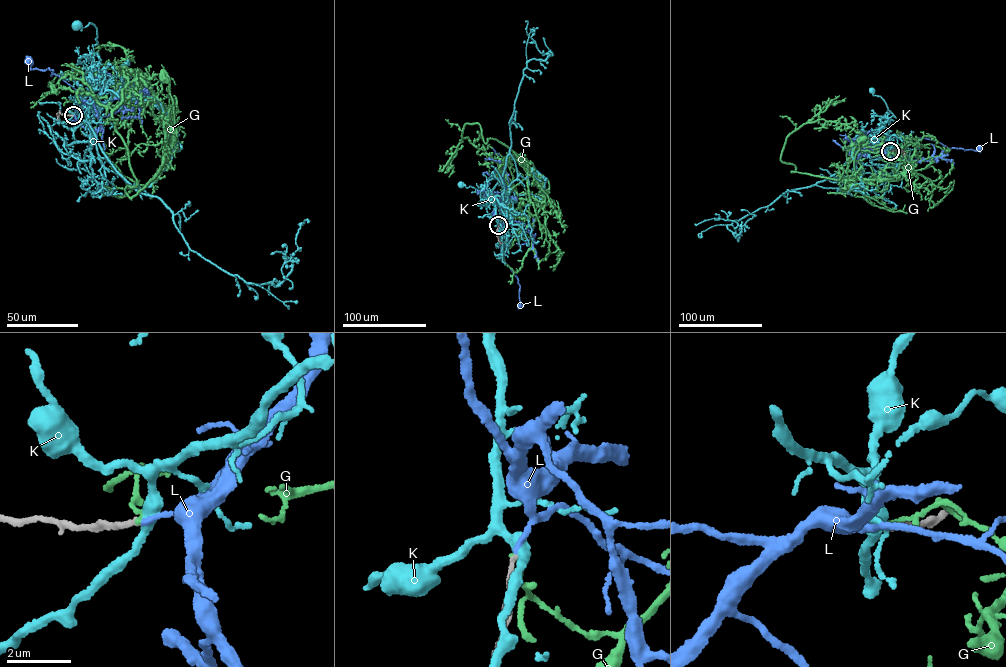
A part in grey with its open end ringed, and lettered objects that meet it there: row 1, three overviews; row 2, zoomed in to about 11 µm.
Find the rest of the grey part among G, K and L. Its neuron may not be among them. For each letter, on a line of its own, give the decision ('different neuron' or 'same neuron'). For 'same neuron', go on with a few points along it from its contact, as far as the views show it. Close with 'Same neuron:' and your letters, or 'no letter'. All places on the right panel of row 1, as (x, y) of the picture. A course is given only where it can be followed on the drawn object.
G: different neuron
K: different neuron
L: same neuron; it runs (890, 151), (902, 151), (910, 141), (920, 137), (936, 140), (950, 148), (975, 151), (980, 147)
Same neuron: L

